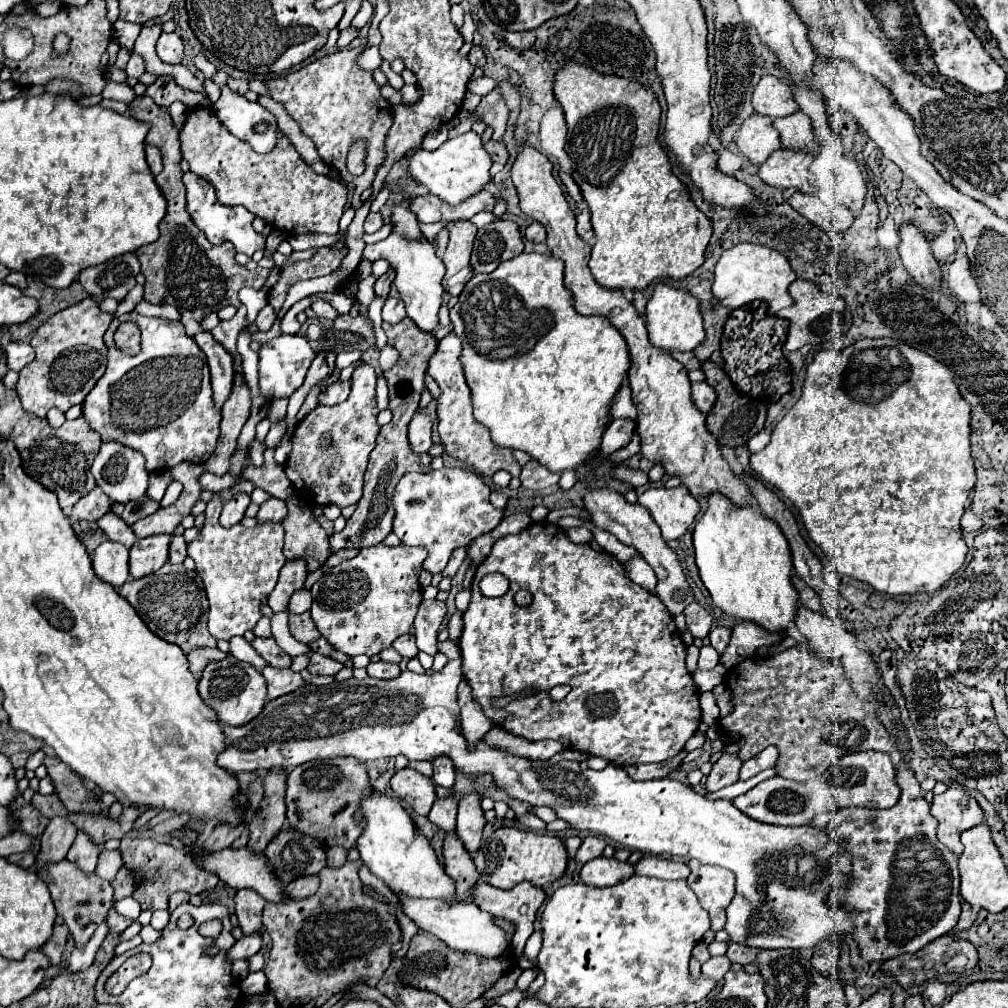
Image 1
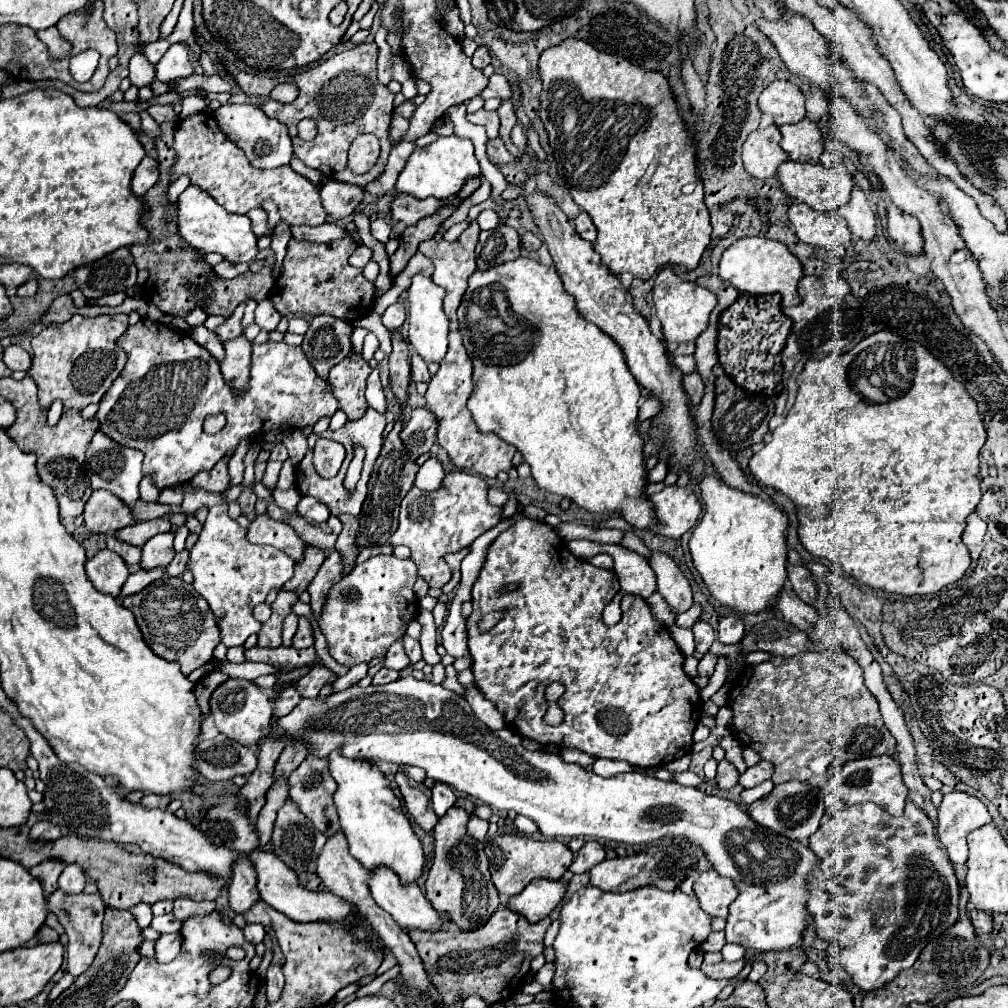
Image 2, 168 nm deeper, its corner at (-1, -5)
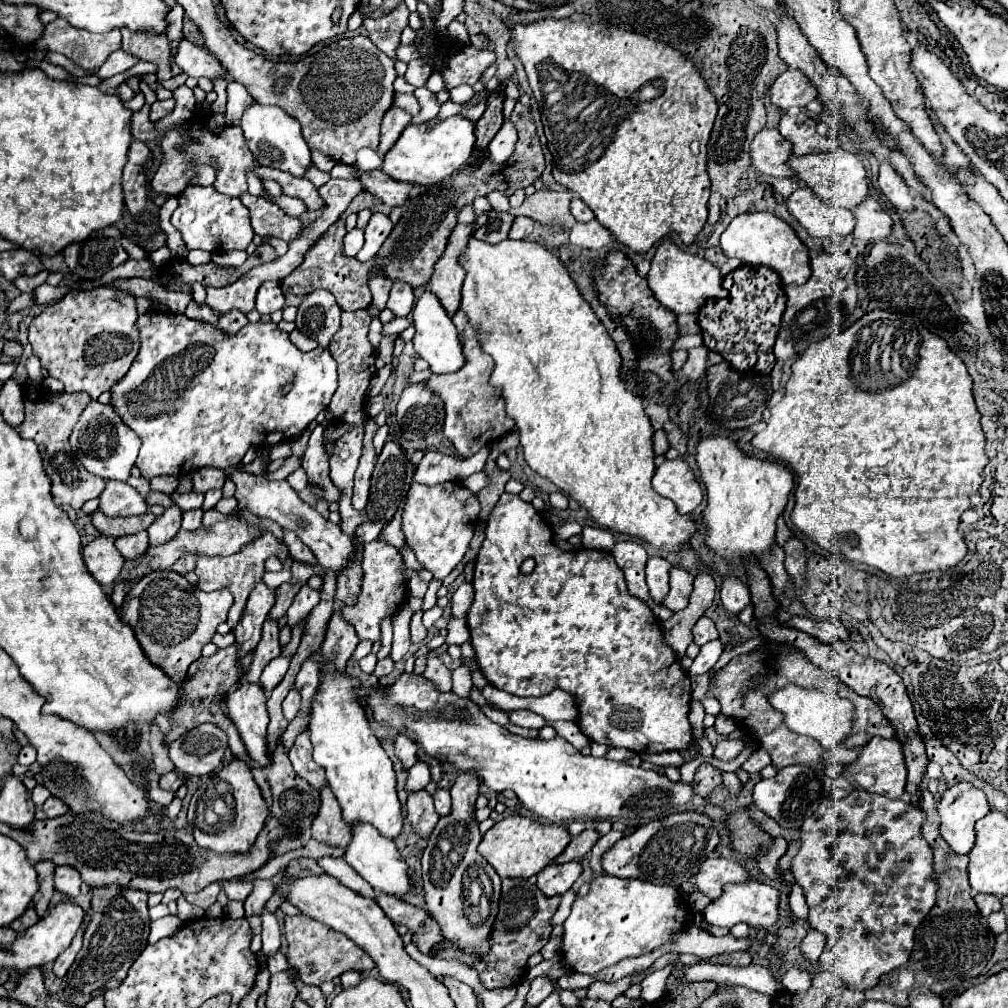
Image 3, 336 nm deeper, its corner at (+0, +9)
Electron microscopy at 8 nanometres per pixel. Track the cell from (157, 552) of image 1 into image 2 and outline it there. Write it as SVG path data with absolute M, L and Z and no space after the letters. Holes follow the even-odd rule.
M167 532L167 534L159 534L159 536L153 536L151 540L145 542L145 546L141 548L143 554L141 554L141 570L153 570L153 568L159 568L159 566L167 566L173 556L175 556L175 550L173 550L173 532Z

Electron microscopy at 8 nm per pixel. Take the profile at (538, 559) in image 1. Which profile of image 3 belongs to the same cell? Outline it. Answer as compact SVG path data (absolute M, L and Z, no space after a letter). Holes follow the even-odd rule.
M504 492L500 496L500 500L494 504L488 524L486 524L486 540L478 552L476 558L476 570L474 570L474 588L476 588L476 596L474 596L474 604L468 612L468 628L470 628L470 640L474 644L476 650L476 662L480 666L480 670L484 672L484 676L488 678L488 682L496 688L502 688L504 692L510 692L514 696L544 696L550 694L554 688L562 688L566 692L572 692L578 700L578 708L580 708L580 720L578 720L578 728L594 742L598 744L606 744L606 746L620 746L620 748L628 748L636 754L642 752L670 752L670 750L686 750L692 744L692 724L688 722L688 710L690 710L690 698L692 698L692 690L690 690L690 678L688 674L680 668L680 662L676 658L676 654L662 642L662 628L660 628L660 620L654 618L654 614L650 612L650 608L636 596L632 596L626 588L626 580L624 580L624 572L618 568L618 564L614 562L612 554L602 550L602 554L598 550L582 550L582 552L562 552L552 544L552 528L542 520L542 516L538 514L538 510L532 508L530 502L524 502L520 496L516 494L508 494ZM526 558L534 558L536 560L536 568L532 574L522 574L520 572L520 564Z

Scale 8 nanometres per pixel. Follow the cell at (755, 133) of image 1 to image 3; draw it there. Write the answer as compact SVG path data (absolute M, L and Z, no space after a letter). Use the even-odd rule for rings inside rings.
M764 128L756 134L752 142L752 166L768 176L776 178L792 178L794 172L788 168L788 158L792 154L792 146L778 130Z

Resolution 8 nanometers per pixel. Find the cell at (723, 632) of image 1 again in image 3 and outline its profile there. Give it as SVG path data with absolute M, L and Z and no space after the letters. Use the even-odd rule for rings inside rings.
M724 578L722 588L720 588L720 596L722 596L724 608L730 614L738 614L744 606L750 604L750 590L738 578Z

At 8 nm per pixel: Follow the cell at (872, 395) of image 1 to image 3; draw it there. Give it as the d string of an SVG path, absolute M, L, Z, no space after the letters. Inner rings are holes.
M872 310L862 318L858 318L850 328L810 344L806 352L792 364L792 376L786 382L784 398L770 410L770 420L766 430L758 432L752 438L754 448L762 450L764 454L776 460L782 460L798 478L792 524L820 548L828 552L840 552L844 558L852 562L874 566L892 578L906 578L912 574L932 572L932 570L950 570L960 560L964 560L968 546L958 532L958 524L962 512L970 508L970 496L978 492L984 480L982 470L988 464L984 444L986 438L980 426L980 412L972 396L972 378L966 372L964 362L948 348L944 338L932 334L924 326L918 326L918 320L912 320L904 314L896 314L890 310ZM886 348L890 348L890 358L894 358L894 388L884 386L882 372L878 370L878 358Z

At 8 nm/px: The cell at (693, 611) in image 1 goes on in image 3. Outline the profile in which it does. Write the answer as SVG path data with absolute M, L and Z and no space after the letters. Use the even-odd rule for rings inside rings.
M702 616L696 622L696 626L692 628L692 632L694 632L694 644L698 644L698 646L704 646L706 642L718 638L718 632L716 632L714 622L710 618L706 618L706 616Z

